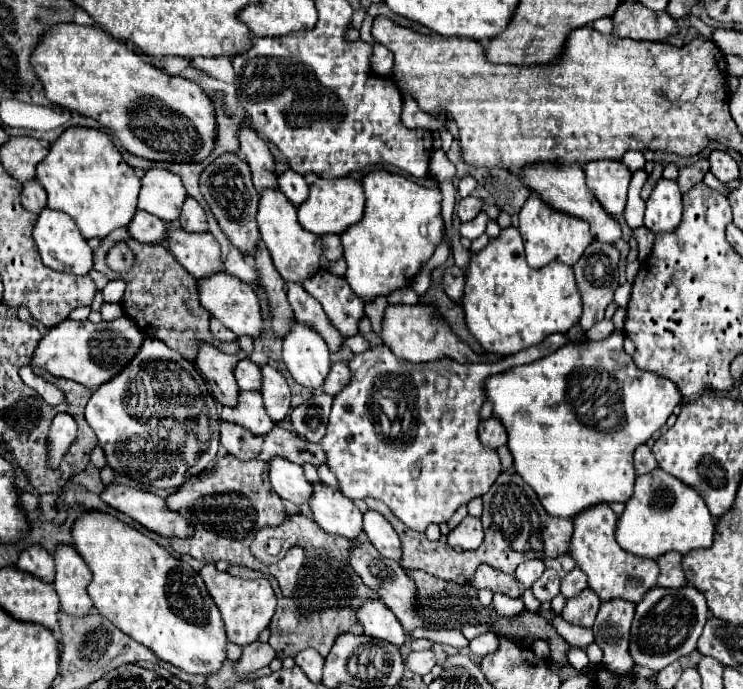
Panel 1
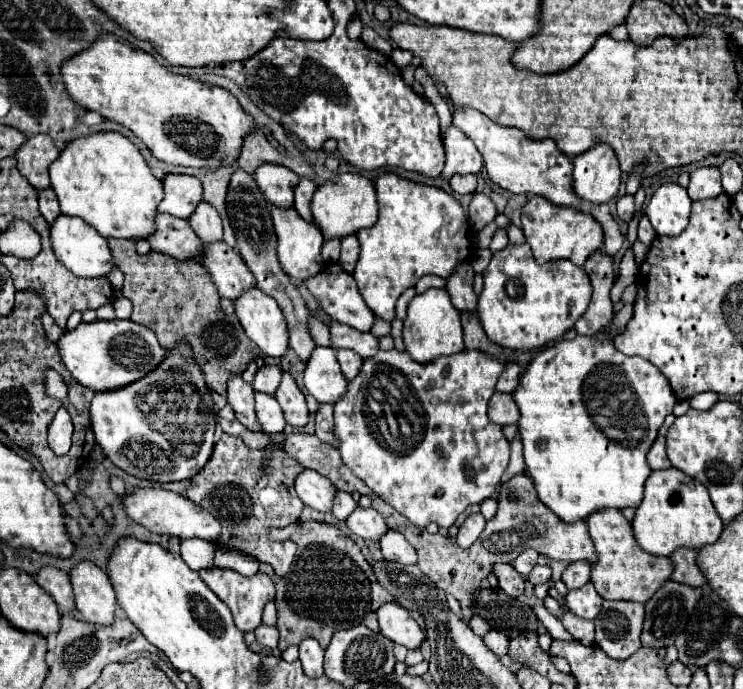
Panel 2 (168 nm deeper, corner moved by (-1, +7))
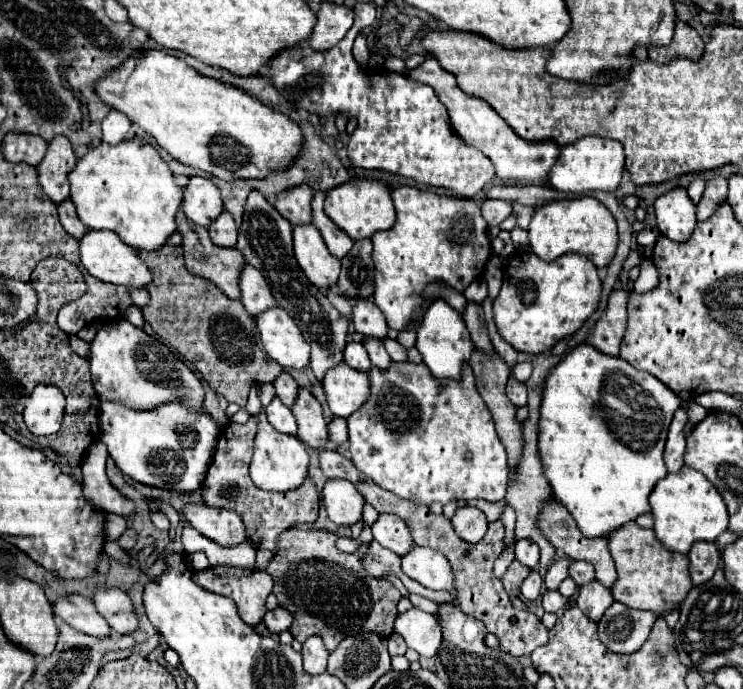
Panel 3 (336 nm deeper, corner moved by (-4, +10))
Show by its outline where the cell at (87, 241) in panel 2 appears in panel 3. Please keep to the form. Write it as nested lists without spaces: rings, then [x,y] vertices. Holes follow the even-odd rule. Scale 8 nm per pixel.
[[[87,230],[83,234],[83,238],[79,240],[79,256],[81,256],[81,264],[97,280],[123,284],[123,286],[137,286],[137,288],[143,288],[143,286],[147,286],[151,282],[149,268],[137,258],[137,254],[135,254],[135,250],[131,246],[127,246],[125,242],[119,240],[119,236],[115,236],[115,232]]]

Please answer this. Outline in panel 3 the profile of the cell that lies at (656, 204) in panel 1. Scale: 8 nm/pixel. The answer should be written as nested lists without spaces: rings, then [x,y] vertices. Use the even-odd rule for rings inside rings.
[[[673,188],[655,200],[655,218],[657,228],[663,236],[683,242],[691,236],[697,218],[695,204],[689,198],[685,188]]]

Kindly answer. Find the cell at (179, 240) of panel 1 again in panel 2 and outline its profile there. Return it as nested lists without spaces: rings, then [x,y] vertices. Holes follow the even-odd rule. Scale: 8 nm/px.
[[[224,241],[206,245],[202,265],[210,271],[218,293],[228,299],[238,299],[244,291],[256,285],[254,275],[248,271],[242,257]]]

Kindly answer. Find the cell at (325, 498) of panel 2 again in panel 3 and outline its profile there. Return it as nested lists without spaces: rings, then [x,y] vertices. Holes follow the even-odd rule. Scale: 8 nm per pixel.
[[[329,478],[321,494],[323,494],[323,506],[327,510],[327,516],[335,524],[351,526],[361,520],[365,500],[349,480]]]

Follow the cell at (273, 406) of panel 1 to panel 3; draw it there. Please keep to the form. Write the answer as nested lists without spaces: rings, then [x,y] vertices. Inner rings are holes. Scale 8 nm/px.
[[[299,388],[297,398],[291,406],[291,412],[293,412],[297,426],[299,426],[297,436],[313,448],[325,448],[327,422],[323,420],[321,404],[311,396],[309,390]]]

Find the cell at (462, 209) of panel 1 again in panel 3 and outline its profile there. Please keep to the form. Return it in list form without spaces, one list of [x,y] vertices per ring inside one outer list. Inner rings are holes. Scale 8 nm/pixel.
[[[483,200],[481,204],[481,214],[489,226],[499,226],[511,212],[511,202],[505,200]]]

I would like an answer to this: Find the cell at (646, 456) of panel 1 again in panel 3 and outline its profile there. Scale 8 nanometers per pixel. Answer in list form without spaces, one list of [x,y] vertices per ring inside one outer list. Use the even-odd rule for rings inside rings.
[[[679,408],[669,426],[667,444],[665,444],[665,452],[663,452],[663,460],[665,460],[669,472],[677,472],[683,466],[683,452],[685,452],[683,426],[685,426],[685,422],[687,422],[687,416],[685,416],[683,408]]]

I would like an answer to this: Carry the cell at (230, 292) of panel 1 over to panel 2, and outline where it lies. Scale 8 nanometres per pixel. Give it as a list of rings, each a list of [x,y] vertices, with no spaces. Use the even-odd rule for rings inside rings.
[[[250,289],[234,305],[248,339],[268,357],[284,357],[288,349],[288,323],[278,303],[260,289]]]

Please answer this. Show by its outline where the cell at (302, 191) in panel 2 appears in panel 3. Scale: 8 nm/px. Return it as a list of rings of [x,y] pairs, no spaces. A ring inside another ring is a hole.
[[[313,192],[313,222],[319,228],[319,232],[325,238],[325,244],[329,248],[329,252],[341,260],[353,246],[353,240],[339,228],[335,228],[335,224],[329,220],[329,216],[325,216],[323,212],[323,194],[321,192]]]

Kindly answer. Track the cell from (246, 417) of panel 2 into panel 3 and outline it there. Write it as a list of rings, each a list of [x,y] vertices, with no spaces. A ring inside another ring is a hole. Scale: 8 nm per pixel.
[[[261,408],[259,414],[253,416],[257,420],[257,436],[255,436],[255,452],[251,460],[251,478],[255,486],[261,490],[277,490],[285,492],[291,488],[297,488],[303,482],[303,476],[307,476],[309,470],[309,456],[305,452],[303,442],[297,436],[277,432],[269,422],[265,408]]]

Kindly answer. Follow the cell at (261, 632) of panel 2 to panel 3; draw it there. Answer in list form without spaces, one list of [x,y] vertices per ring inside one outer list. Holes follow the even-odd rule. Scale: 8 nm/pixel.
[[[275,608],[275,610],[271,610],[271,612],[265,614],[263,622],[265,622],[265,626],[267,626],[267,630],[271,634],[279,634],[283,630],[289,630],[289,626],[291,626],[293,620],[291,620],[291,614],[285,608]]]

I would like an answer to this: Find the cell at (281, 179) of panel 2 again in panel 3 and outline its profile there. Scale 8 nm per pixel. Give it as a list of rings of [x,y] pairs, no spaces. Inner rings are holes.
[[[297,184],[297,188],[287,188],[275,196],[275,208],[291,224],[309,224],[311,196],[313,196],[313,190],[309,184]]]

